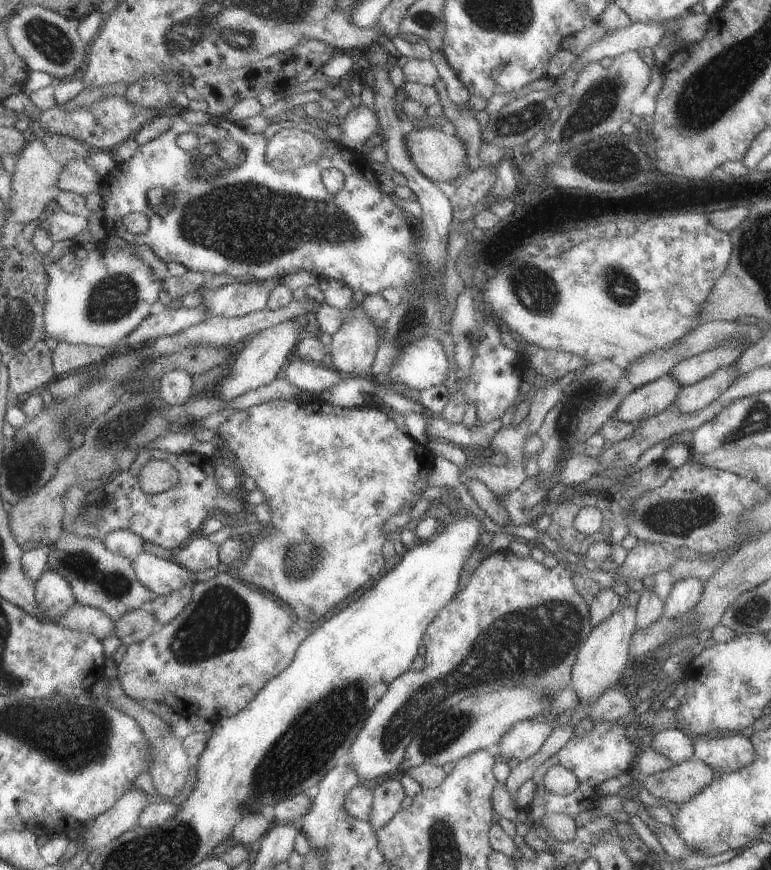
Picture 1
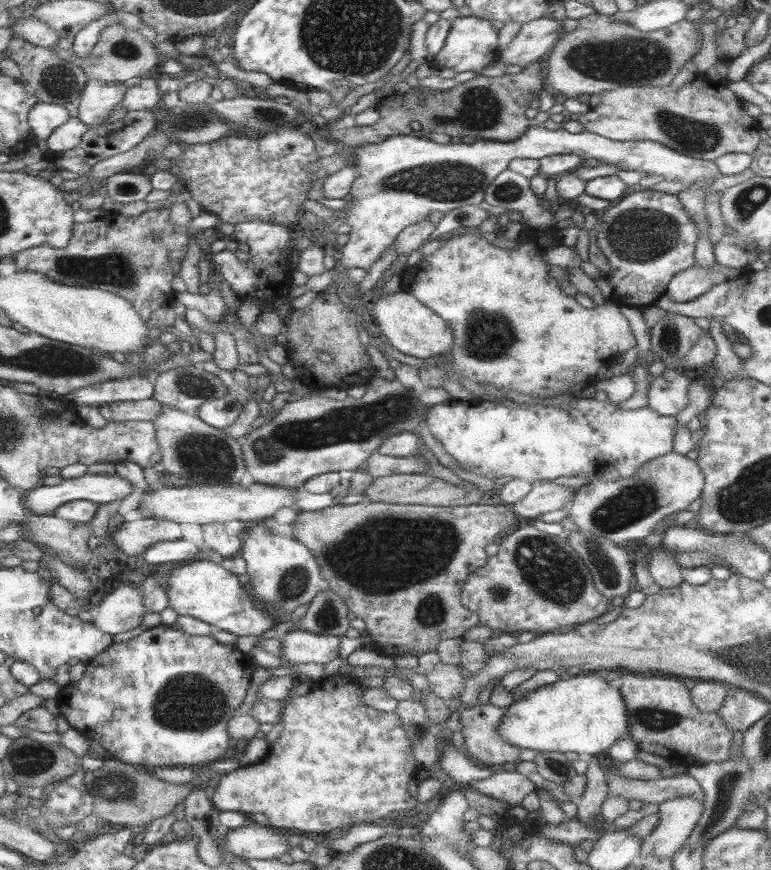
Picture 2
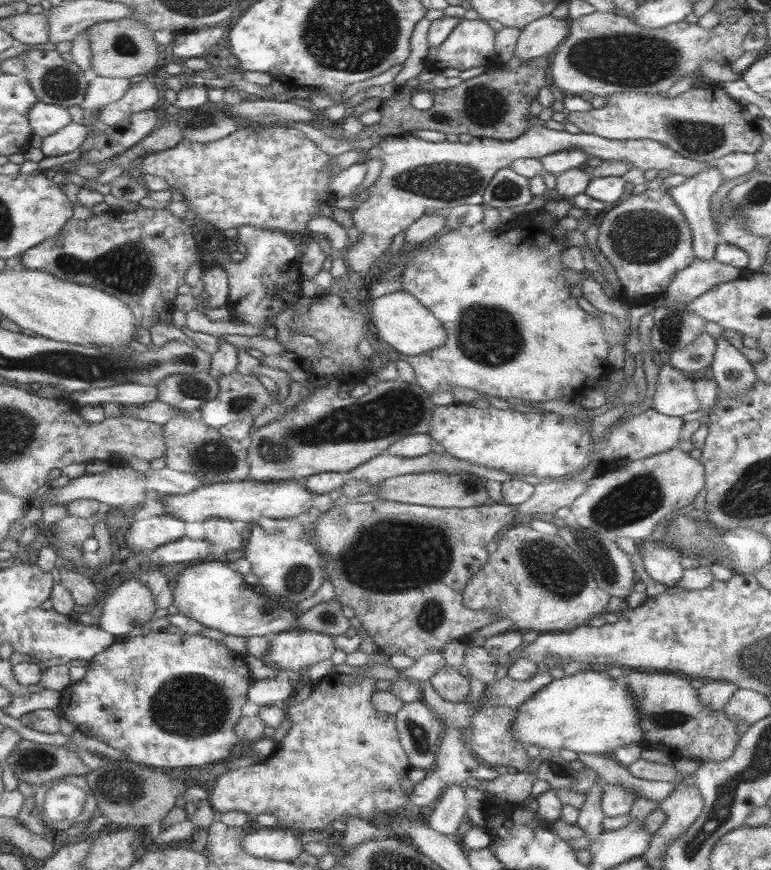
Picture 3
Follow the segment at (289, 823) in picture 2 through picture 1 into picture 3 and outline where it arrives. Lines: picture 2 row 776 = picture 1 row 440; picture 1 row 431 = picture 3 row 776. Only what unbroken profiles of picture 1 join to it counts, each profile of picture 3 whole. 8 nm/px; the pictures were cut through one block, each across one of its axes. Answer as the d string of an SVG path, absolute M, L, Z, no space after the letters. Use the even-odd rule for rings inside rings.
M335 670L335 674L327 674L325 678L317 680L313 684L313 692L309 694L309 698L305 698L305 702L291 702L291 704L285 704L285 712L287 712L287 718L291 722L287 734L283 736L283 740L279 742L277 750L273 752L273 756L269 756L267 760L255 764L255 766L249 766L249 768L235 768L235 770L229 770L221 776L215 776L215 786L211 788L211 796L209 796L209 804L215 812L219 814L225 814L225 812L245 812L249 816L249 820L253 822L259 814L273 814L279 818L279 822L283 824L281 828L285 830L293 830L293 832L311 832L311 830L329 830L329 824L333 820L345 820L347 816L355 816L359 820L369 820L371 816L377 816L377 814L383 814L383 812L397 812L397 810L407 810L407 794L401 792L399 788L399 778L405 776L405 770L411 768L409 764L409 758L403 754L401 746L399 746L399 736L397 736L397 730L395 730L395 718L389 716L389 714L383 714L379 710L373 708L371 704L371 698L373 694L377 692L377 686L375 686L375 678L371 676L363 676L363 674L351 674L351 672L339 672Z

